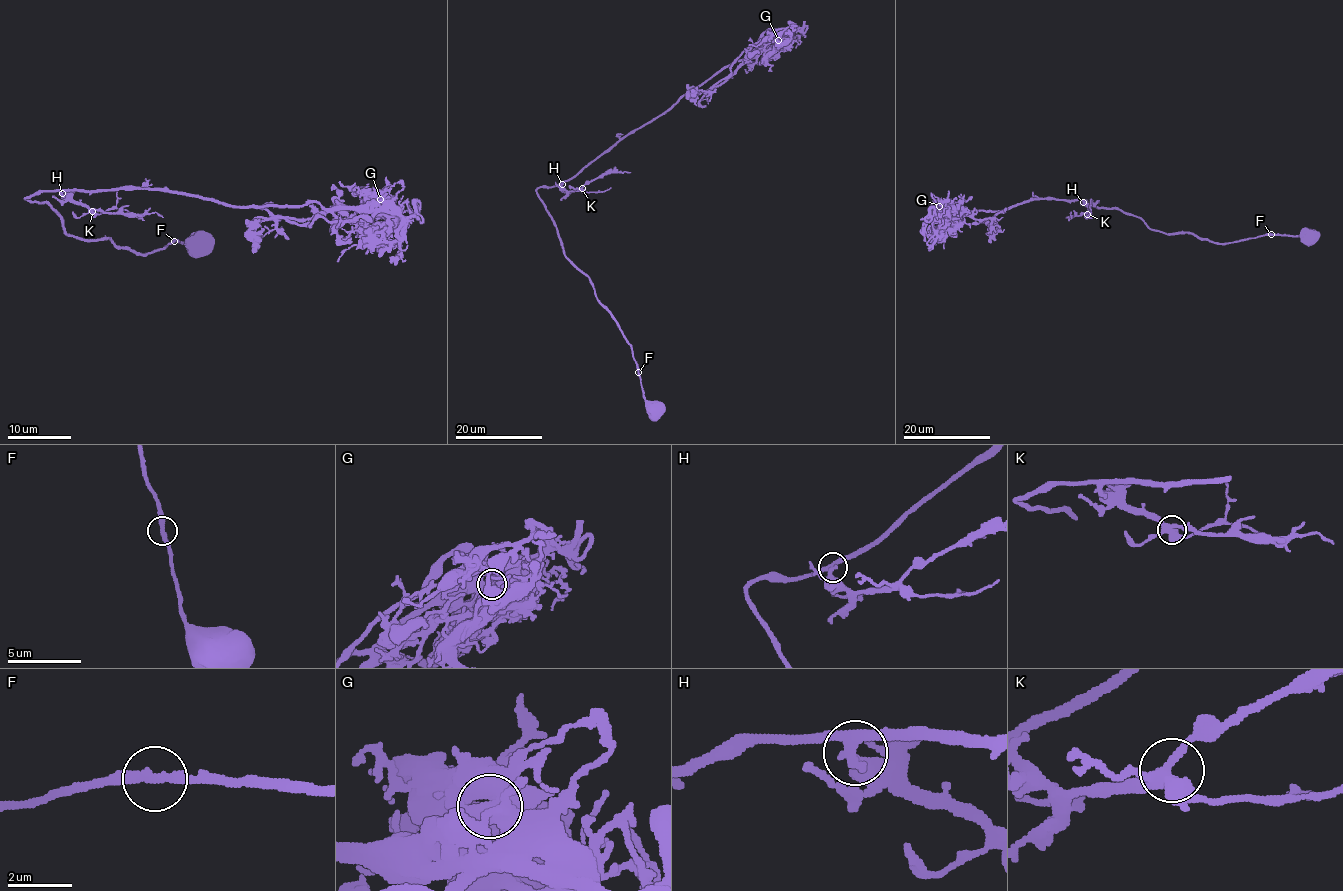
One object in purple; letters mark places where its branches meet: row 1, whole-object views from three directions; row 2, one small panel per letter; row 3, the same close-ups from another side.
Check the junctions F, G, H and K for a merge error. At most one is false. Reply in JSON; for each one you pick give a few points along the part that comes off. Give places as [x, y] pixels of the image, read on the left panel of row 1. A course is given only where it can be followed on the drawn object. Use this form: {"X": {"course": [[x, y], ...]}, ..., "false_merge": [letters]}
{"G": {"course": [[379, 198], [382, 206], [370, 219], [317, 217], [311, 225], [304, 225], [257, 217], [249, 232], [255, 252]]}, "false_merge": ["G"]}

